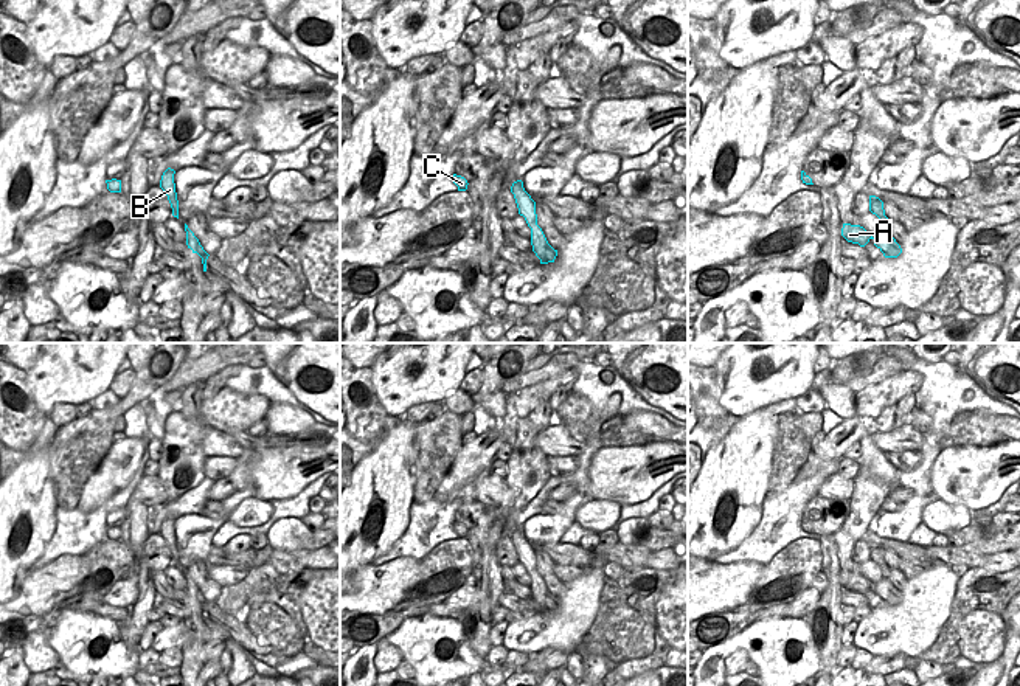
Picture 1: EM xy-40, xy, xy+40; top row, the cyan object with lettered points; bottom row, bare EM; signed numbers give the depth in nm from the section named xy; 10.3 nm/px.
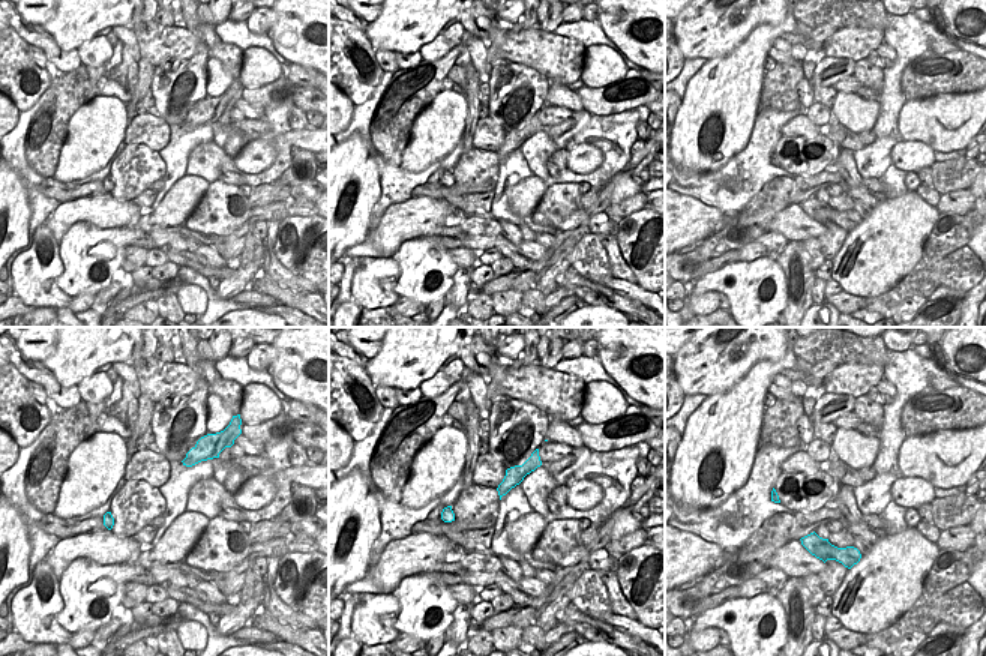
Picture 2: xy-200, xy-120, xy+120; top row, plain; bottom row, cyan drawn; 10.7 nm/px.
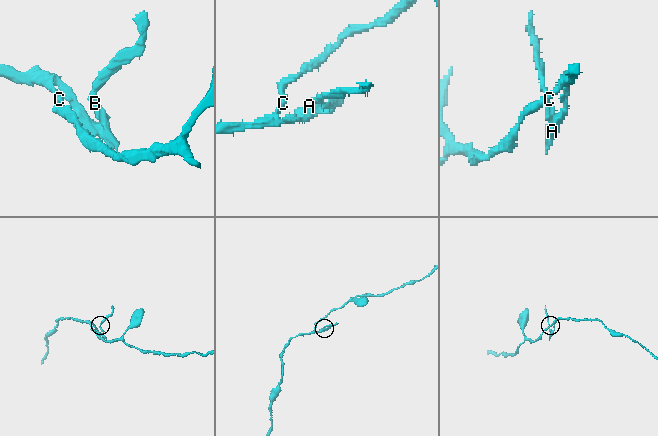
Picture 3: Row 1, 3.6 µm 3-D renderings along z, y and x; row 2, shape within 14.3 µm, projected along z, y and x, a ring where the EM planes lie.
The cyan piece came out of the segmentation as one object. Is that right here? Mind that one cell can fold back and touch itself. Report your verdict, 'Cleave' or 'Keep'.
Cleave

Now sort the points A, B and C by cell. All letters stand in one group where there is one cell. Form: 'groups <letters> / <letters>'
groups A C / B

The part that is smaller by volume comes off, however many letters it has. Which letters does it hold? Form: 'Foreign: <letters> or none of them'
Foreign: B

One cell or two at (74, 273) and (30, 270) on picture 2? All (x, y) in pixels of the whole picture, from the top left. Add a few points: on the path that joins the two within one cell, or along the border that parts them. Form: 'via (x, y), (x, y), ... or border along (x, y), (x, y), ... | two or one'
border along (57, 243), (62, 263), (57, 285), (71, 297) | two

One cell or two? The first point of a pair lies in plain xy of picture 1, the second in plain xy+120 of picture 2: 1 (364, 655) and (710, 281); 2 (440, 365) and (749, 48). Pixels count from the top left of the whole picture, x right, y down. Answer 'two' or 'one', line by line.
1: one
2: two

